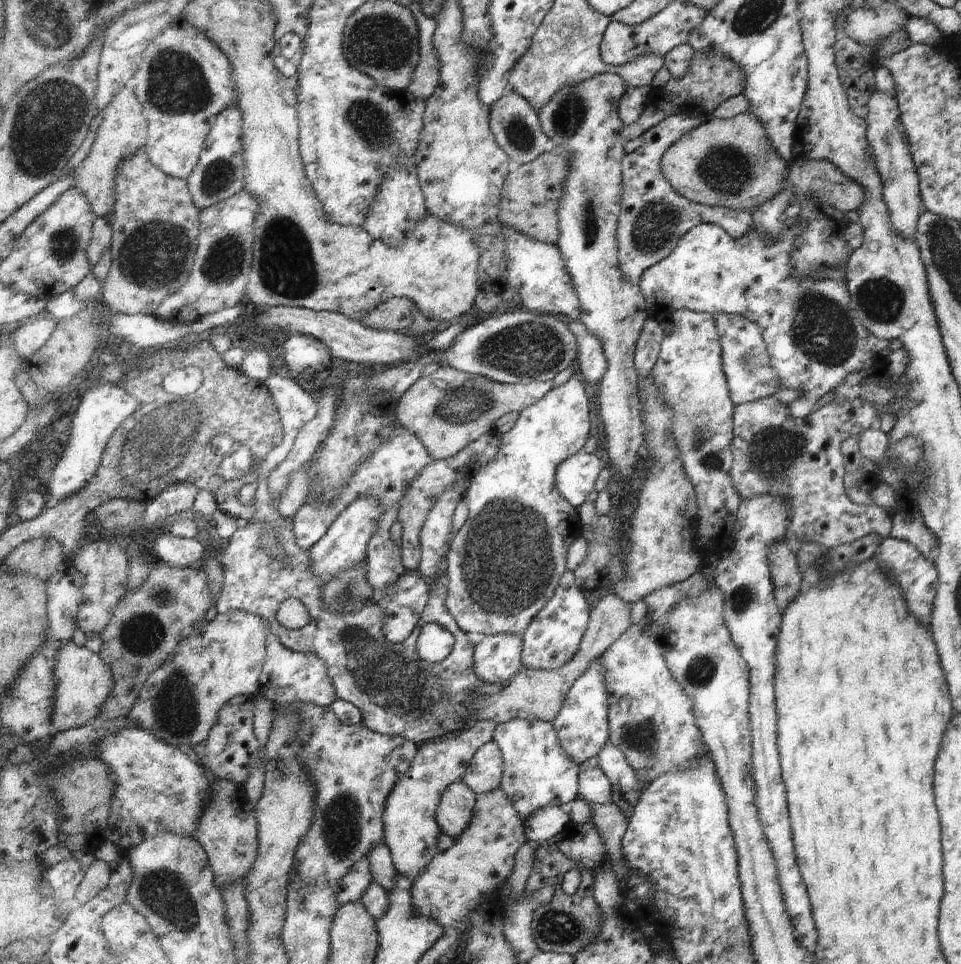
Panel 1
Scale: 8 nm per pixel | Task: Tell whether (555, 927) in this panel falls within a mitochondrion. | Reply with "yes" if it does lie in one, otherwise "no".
yes

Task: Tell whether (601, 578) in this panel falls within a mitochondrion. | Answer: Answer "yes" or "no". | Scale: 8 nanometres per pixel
no

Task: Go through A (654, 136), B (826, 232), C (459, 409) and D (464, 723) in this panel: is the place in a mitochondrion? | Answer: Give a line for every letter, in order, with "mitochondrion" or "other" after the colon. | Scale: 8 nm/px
A: other
B: other
C: mitochondrion
D: other

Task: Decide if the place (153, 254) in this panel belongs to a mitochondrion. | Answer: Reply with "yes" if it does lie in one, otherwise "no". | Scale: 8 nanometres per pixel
yes

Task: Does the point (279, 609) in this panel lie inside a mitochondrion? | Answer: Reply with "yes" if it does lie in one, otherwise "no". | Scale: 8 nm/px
no

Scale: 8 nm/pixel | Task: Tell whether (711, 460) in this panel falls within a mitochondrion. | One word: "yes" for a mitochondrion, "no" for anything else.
yes

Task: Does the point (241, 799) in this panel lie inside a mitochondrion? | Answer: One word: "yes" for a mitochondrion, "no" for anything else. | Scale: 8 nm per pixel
no

